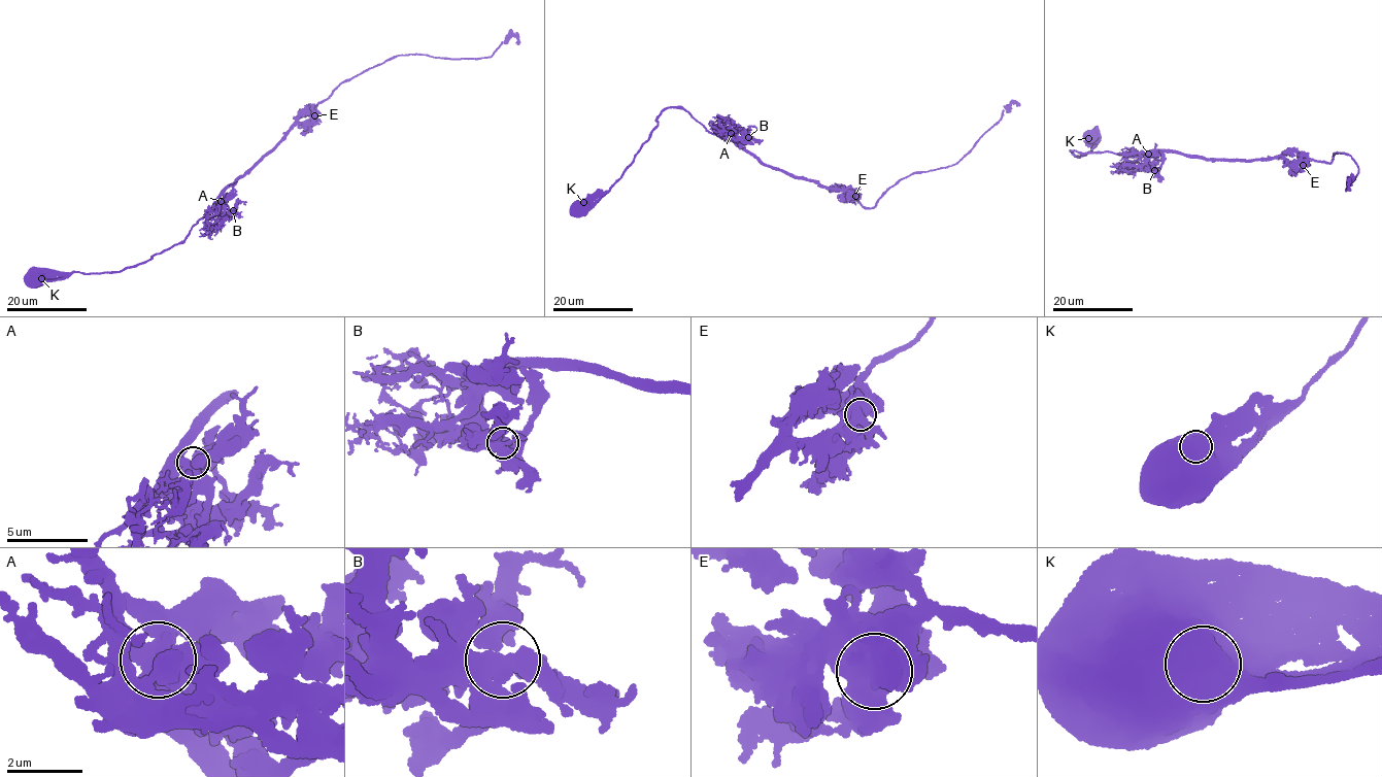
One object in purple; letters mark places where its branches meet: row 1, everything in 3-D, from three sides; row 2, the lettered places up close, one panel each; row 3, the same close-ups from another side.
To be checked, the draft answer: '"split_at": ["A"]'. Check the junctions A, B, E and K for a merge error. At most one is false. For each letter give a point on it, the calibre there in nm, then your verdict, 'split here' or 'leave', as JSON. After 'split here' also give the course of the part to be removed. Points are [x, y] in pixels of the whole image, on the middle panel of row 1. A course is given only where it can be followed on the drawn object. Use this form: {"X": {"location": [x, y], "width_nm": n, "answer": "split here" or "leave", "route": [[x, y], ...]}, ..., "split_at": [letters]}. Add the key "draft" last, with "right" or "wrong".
{"A": {"location": [731, 133], "width_nm": 550, "answer": "leave"}, "B": {"location": [748, 137], "width_nm": 420, "answer": "leave"}, "E": {"location": [855, 196], "width_nm": 850, "answer": "leave"}, "K": {"location": [583, 202], "width_nm": 1300, "answer": "leave"}, "split_at": [], "draft": "wrong"}

